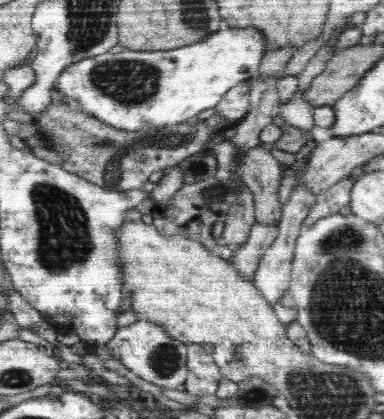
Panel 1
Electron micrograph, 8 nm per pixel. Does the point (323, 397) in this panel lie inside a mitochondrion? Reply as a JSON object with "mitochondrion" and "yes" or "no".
{"mitochondrion":"yes"}

